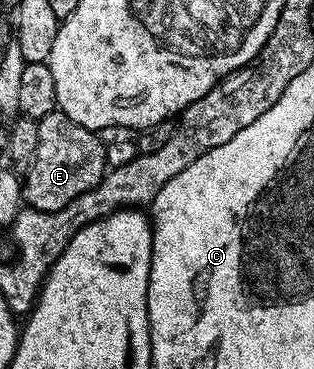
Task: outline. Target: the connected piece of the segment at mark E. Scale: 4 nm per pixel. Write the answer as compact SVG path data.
M59 110L46 114L38 121L38 150L34 150L34 158L26 169L28 177L25 175L22 180L22 196L27 207L39 212L57 212L74 202L74 198L98 186L105 172L109 171L109 166L106 162L105 141L96 136L99 135L93 129L78 126L78 122Z

